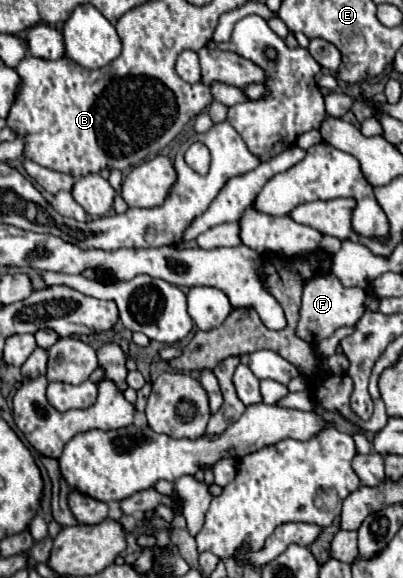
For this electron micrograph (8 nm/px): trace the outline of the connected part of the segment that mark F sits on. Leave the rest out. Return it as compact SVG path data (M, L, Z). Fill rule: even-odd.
M332 272L312 276L304 282L302 308L296 334L316 348L316 344L322 338L330 338L338 328L354 326L356 320L360 320L360 312L364 312L364 302L366 292L362 288L346 288Z

